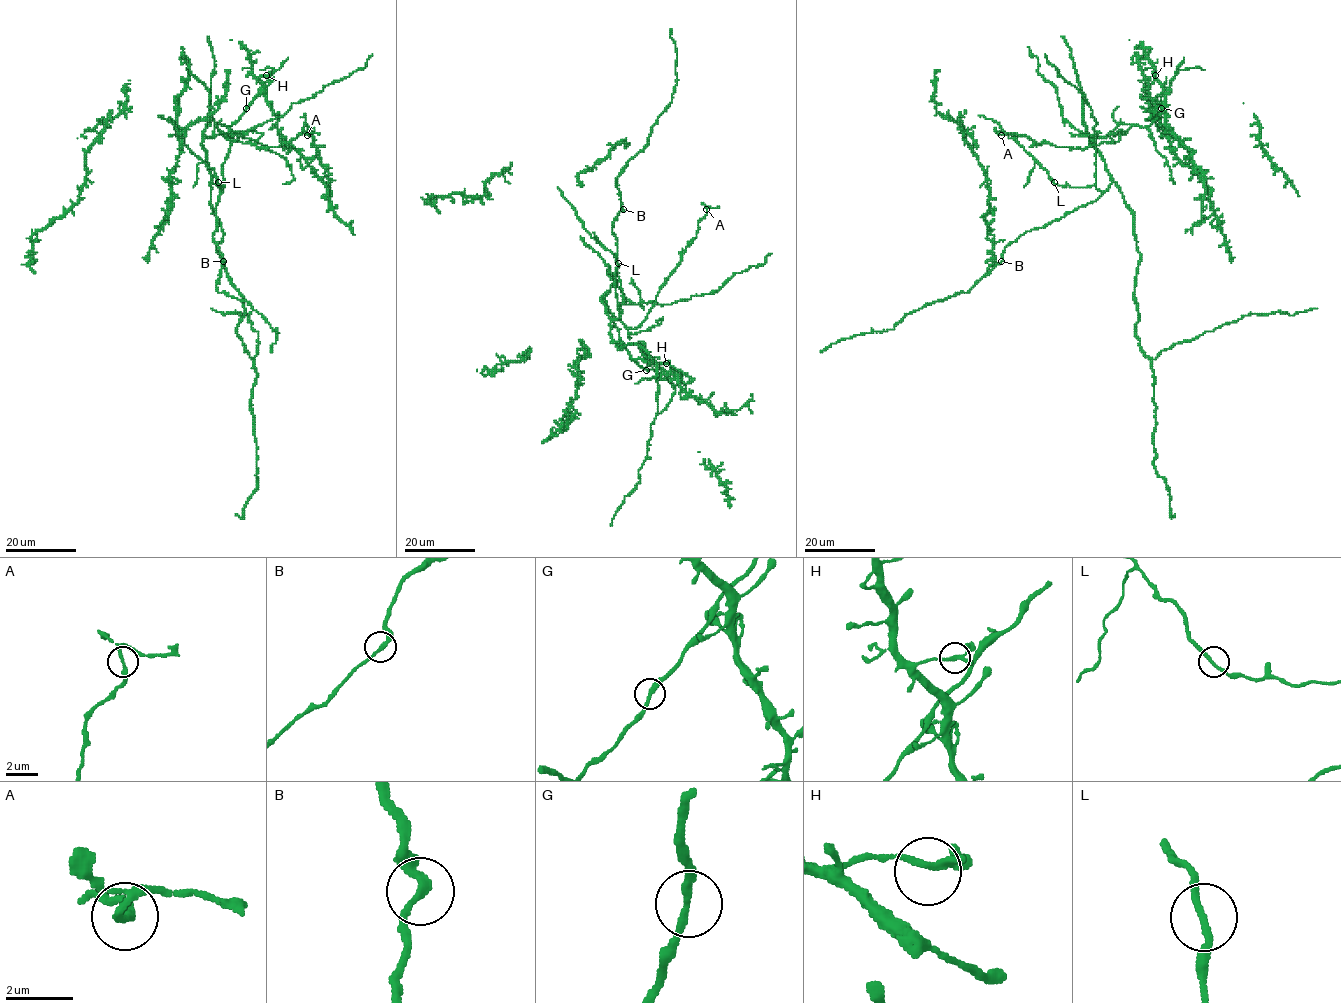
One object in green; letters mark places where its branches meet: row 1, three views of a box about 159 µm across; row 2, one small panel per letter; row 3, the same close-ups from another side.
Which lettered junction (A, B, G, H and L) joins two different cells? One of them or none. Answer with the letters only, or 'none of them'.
A

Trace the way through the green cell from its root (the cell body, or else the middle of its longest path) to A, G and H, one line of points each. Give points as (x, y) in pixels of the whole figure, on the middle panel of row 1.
A: (618, 317), (609, 317), (602, 299), (625, 326), (638, 327), (696, 236), (706, 209)
G: (618, 317), (616, 320), (609, 317), (603, 298), (618, 328), (621, 344), (646, 370)
H: (618, 317), (609, 317), (603, 298), (629, 356), (661, 376), (663, 370), (657, 363), (666, 363)

